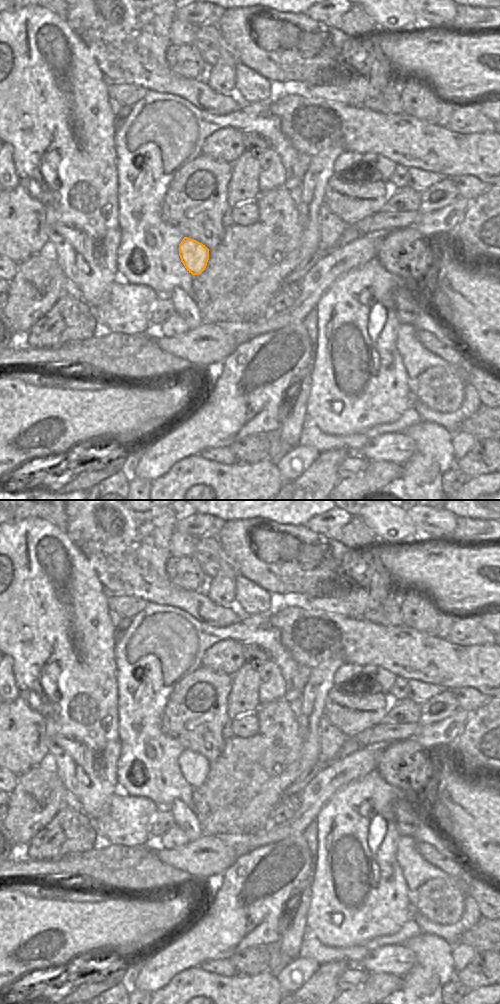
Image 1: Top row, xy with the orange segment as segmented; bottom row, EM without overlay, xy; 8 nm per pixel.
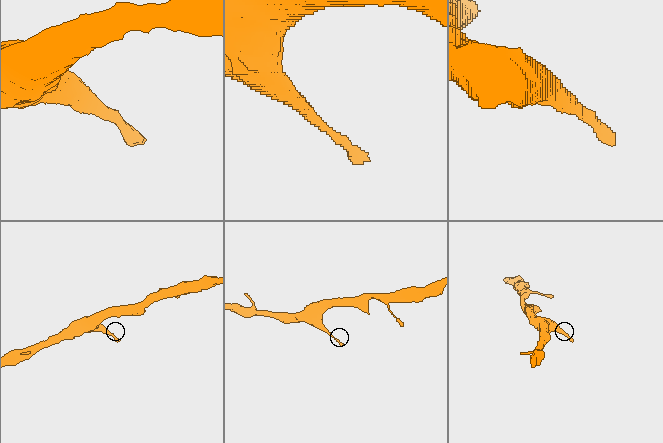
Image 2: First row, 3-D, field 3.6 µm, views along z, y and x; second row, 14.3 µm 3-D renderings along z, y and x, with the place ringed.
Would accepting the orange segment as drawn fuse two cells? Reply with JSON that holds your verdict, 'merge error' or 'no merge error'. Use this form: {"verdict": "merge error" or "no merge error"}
{"verdict": "no merge error"}

